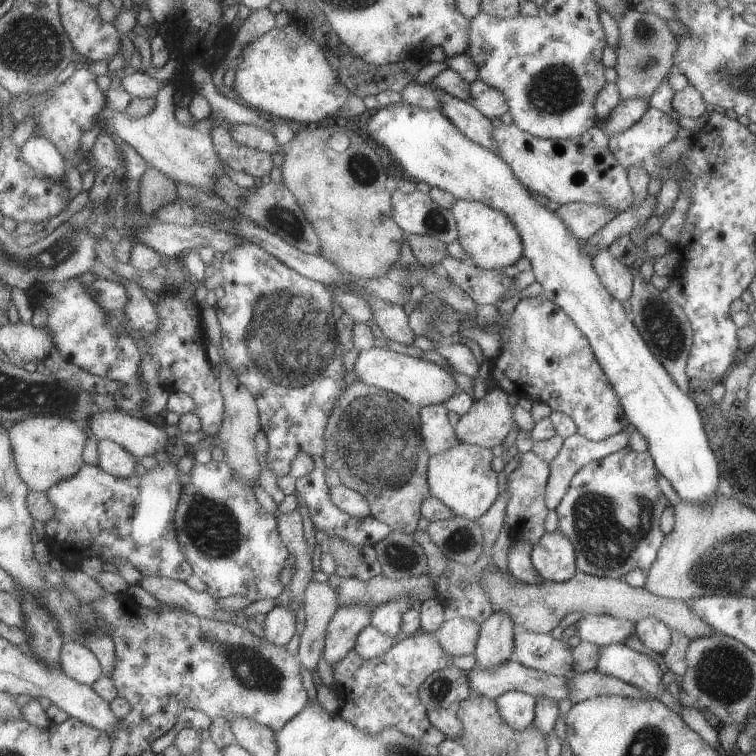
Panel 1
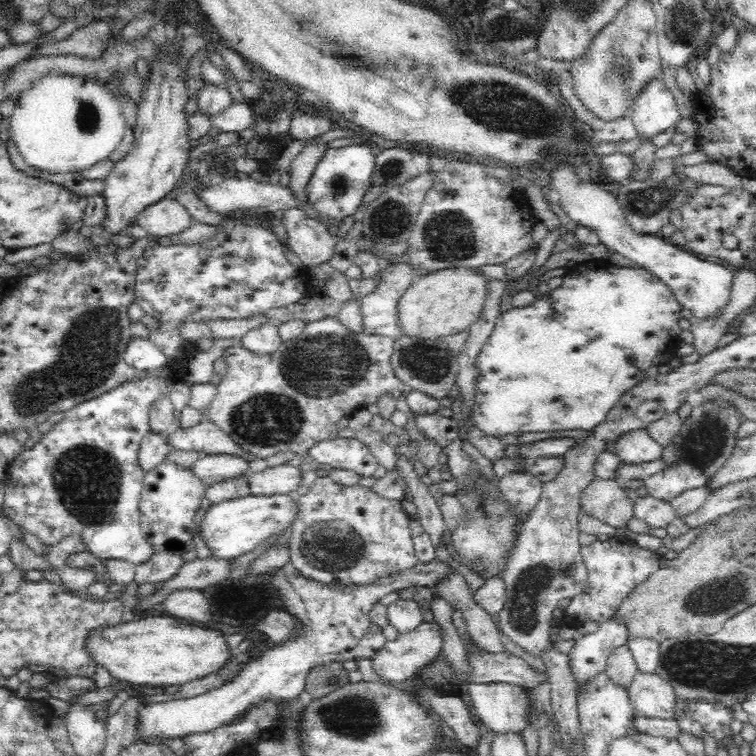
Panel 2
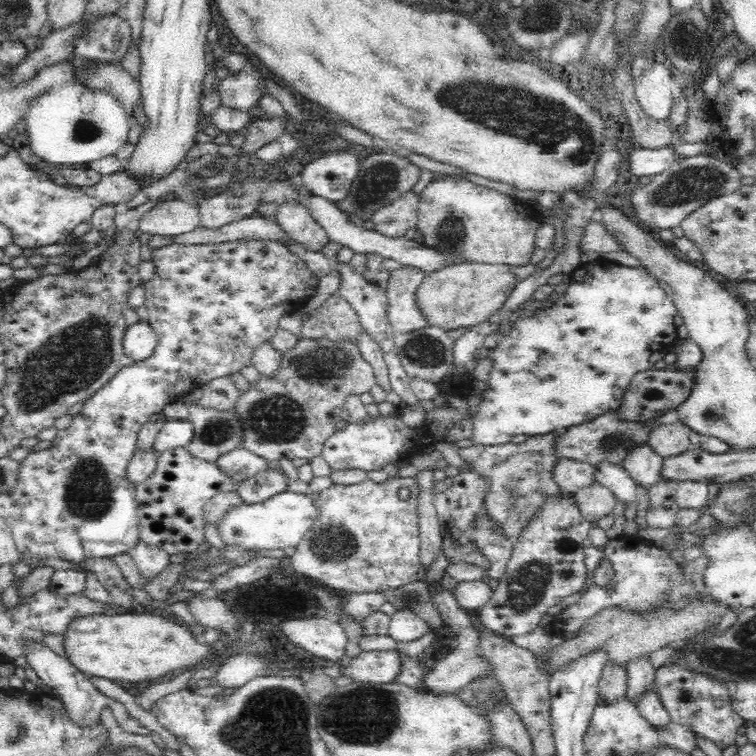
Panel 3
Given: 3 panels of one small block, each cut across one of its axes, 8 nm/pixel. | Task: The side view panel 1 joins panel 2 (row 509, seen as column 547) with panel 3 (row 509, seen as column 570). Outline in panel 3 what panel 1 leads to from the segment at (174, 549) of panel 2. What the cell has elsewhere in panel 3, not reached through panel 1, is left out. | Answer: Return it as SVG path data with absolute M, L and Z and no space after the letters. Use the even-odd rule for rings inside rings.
M178 446L164 451L157 456L152 476L142 484L135 486L135 501L138 505L139 540L164 550L169 556L196 552L200 544L205 541L205 521L203 516L205 504L218 493L236 491L237 486L237 480L234 480L229 472L222 472L221 466L218 466L215 462L192 456L185 446Z

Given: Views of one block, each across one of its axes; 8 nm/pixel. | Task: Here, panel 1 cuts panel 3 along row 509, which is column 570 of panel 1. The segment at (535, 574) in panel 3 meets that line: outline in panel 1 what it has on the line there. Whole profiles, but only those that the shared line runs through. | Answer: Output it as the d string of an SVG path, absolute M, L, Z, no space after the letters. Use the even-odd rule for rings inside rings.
M559 530L544 532L532 543L529 558L543 581L562 583L577 571L573 544Z

